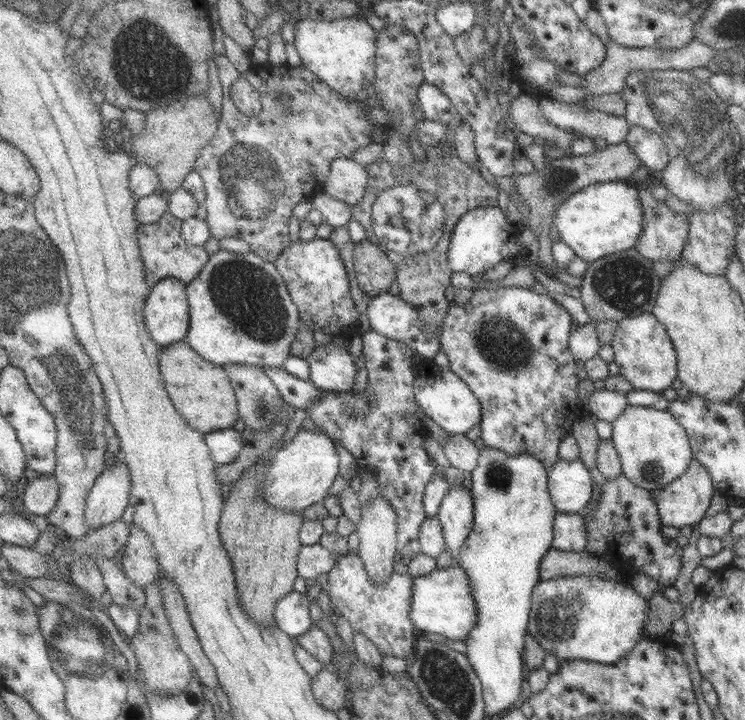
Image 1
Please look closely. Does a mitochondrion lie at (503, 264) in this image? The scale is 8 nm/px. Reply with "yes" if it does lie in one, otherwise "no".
no

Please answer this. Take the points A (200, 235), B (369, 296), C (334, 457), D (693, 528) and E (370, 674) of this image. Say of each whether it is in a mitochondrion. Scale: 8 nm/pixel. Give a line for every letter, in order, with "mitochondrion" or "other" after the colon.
A: other
B: other
C: other
D: other
E: other

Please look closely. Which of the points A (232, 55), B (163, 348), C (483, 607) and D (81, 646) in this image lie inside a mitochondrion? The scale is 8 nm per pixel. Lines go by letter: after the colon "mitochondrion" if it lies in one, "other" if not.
A: other
B: other
C: other
D: mitochondrion

